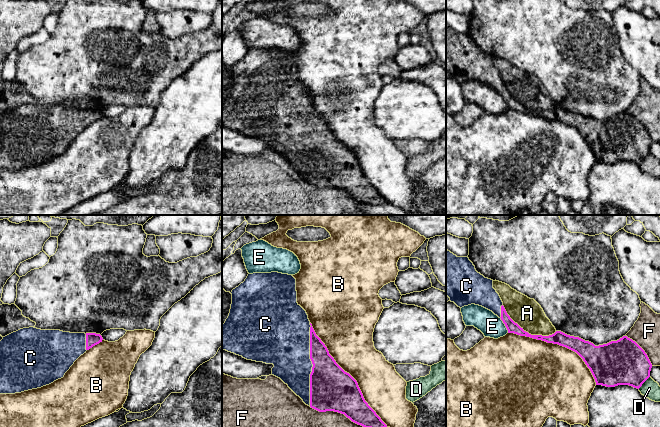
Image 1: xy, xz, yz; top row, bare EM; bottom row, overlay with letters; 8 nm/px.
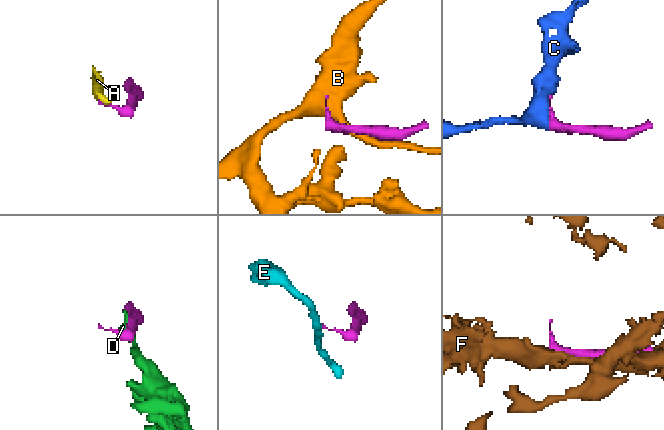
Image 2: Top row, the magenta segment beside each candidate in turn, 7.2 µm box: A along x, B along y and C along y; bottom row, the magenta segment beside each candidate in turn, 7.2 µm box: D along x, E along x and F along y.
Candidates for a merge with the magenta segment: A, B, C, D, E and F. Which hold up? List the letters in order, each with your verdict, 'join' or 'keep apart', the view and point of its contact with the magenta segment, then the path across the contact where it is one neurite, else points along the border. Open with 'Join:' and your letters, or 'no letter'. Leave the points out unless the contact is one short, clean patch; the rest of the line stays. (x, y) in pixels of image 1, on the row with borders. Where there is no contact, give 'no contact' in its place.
Join: C
A: keep apart; contact yz (527, 332); border yz (502, 305), (506, 313), (531, 334), (551, 335), (556, 331)
B: keep apart; contact xz (349, 374)
C: join; contact xz (312, 363)
D: keep apart; contact yz (644, 381)
E: keep apart; contact yz (505, 325); border yz (500, 317), (508, 332)
F: keep apart; contact xz (336, 411)

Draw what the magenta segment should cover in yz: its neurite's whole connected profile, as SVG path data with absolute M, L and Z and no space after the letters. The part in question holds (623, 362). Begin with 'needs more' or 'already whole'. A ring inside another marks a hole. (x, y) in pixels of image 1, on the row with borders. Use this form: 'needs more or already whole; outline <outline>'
needs more; outline M447 249L446 295L460 308L475 304L492 311L503 321L508 333L558 344L576 352L590 369L596 385L629 385L639 389L650 377L652 364L647 354L627 336L595 346L561 331L549 336L531 335L524 331L507 314L499 294L493 288L493 280L478 273L468 257L457 257Z

